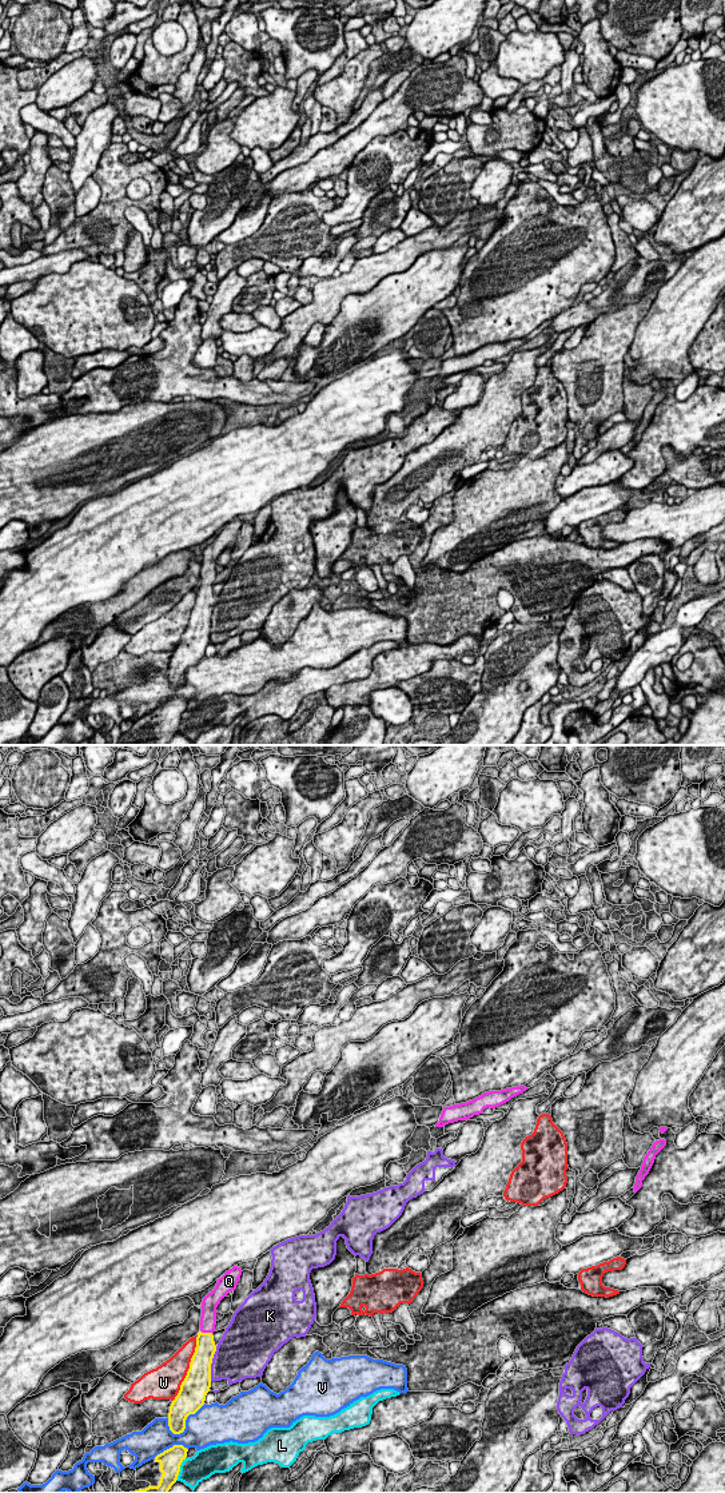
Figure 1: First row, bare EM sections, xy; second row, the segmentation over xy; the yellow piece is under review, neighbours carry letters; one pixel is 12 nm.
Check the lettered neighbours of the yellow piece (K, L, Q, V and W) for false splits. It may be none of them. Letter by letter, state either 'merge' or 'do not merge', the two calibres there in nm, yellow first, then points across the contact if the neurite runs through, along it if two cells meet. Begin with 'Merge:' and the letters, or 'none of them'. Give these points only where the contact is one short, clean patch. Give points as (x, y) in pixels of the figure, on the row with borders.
Merge: Q
K: do not merge | 300/460 nm
L: do not merge | 260/320 nm
Q: merge | 240/190 nm | across xy (204, 1350), (206, 1333), (208, 1313)
V: do not merge | 300/440 nm
W: do not merge | 320/340 nm

